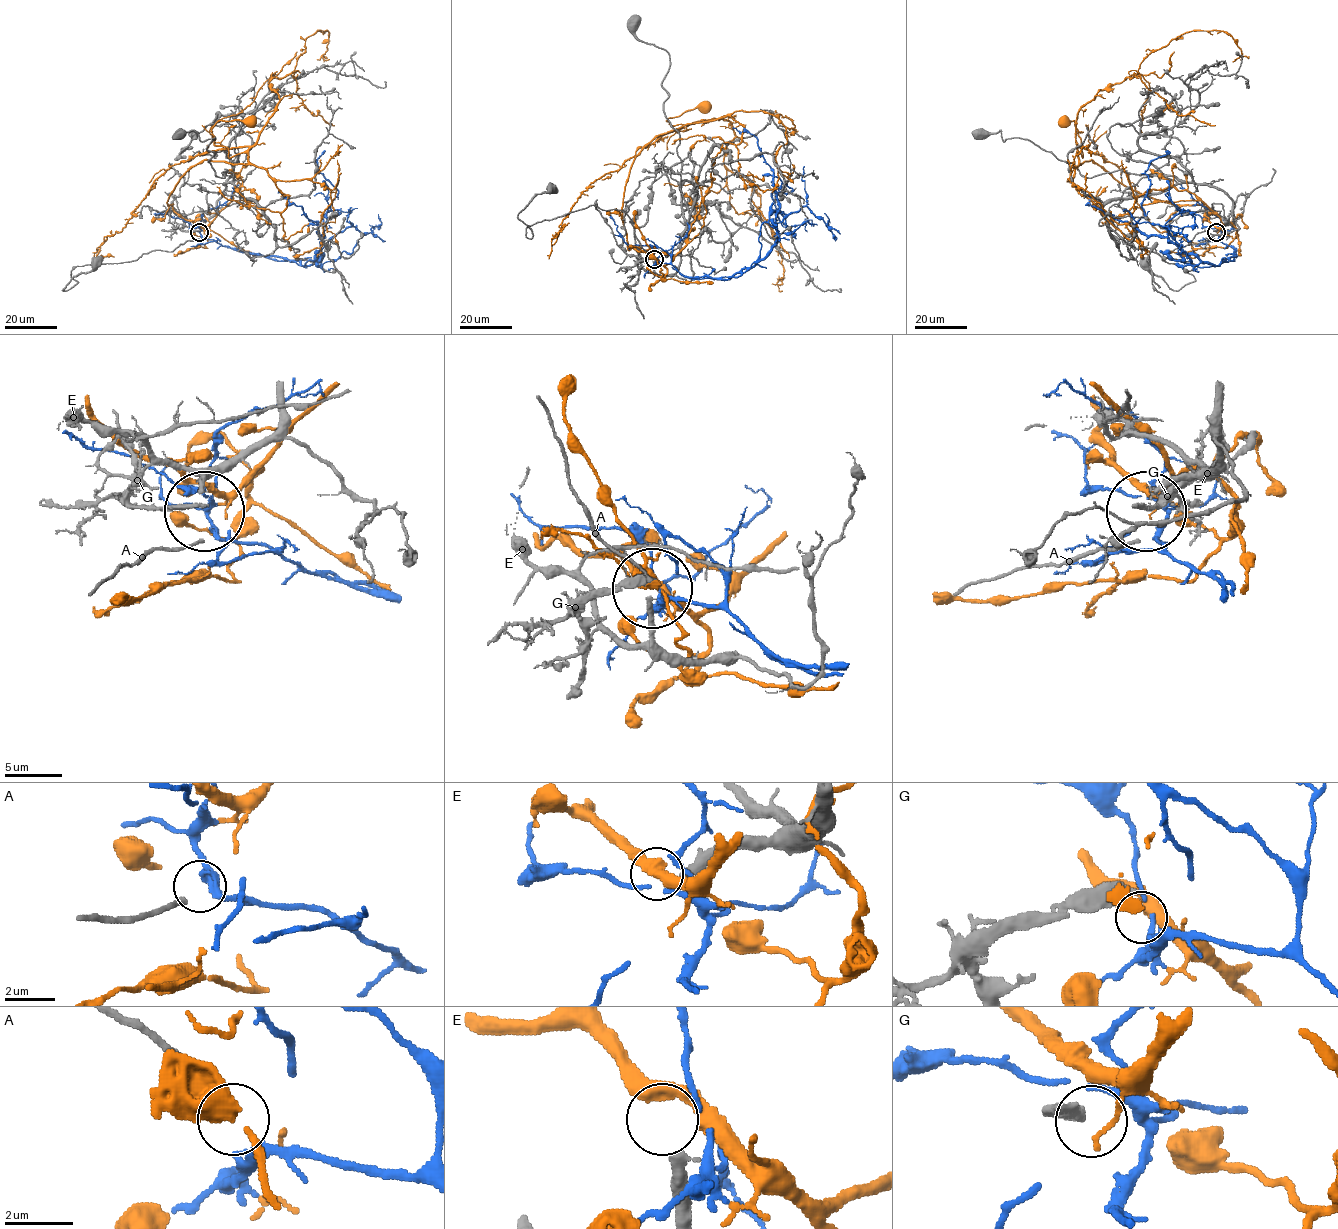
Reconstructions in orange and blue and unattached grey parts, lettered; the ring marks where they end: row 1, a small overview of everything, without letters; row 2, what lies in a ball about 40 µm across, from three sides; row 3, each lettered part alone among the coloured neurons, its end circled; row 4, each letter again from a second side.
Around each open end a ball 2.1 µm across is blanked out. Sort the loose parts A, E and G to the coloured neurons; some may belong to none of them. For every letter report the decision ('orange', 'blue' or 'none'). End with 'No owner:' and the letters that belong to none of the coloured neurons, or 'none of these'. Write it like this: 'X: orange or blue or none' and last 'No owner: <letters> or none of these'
A: blue
E: none
G: none
No owner: E, G

